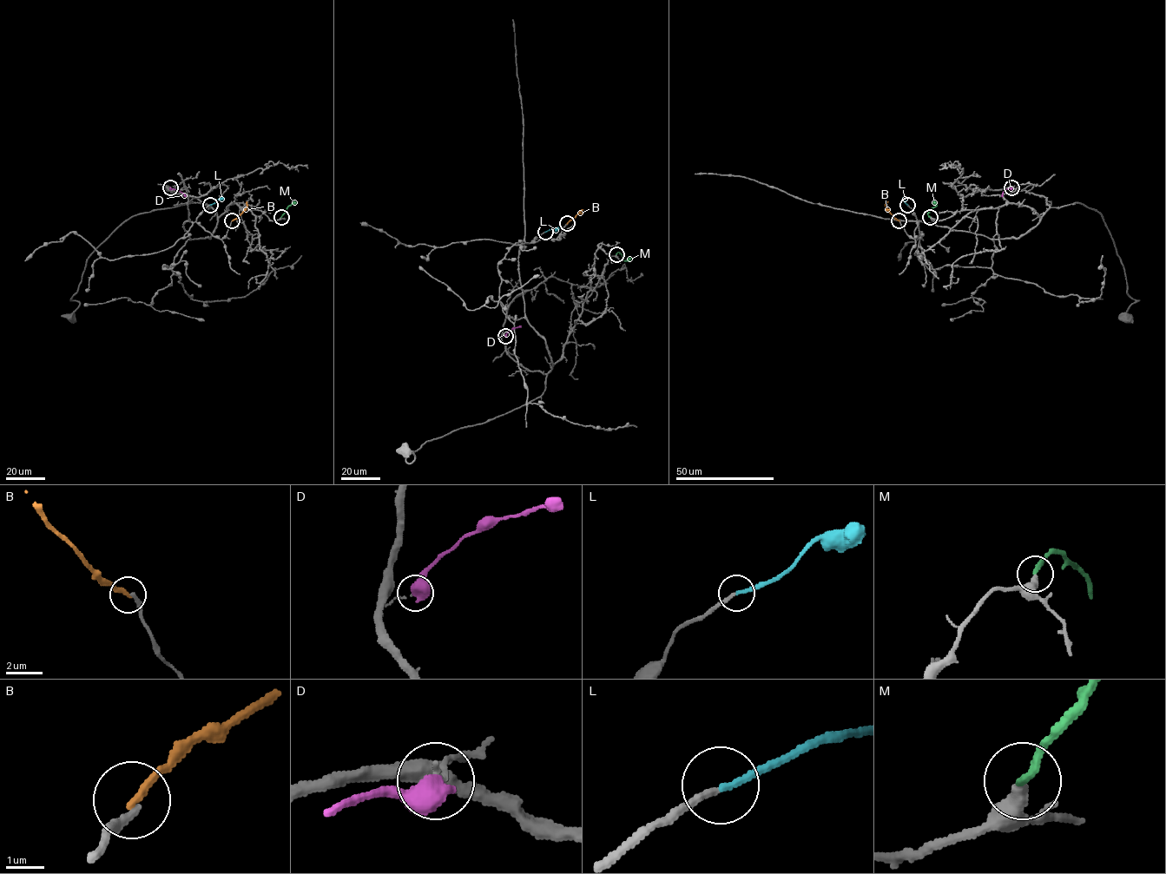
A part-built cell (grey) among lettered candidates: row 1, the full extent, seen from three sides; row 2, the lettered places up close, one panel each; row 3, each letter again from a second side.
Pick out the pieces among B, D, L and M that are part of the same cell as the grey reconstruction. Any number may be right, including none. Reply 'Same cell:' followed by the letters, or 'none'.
Same cell: L, M

